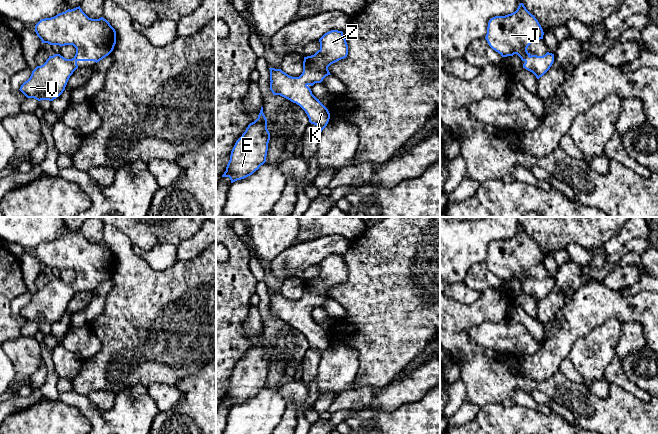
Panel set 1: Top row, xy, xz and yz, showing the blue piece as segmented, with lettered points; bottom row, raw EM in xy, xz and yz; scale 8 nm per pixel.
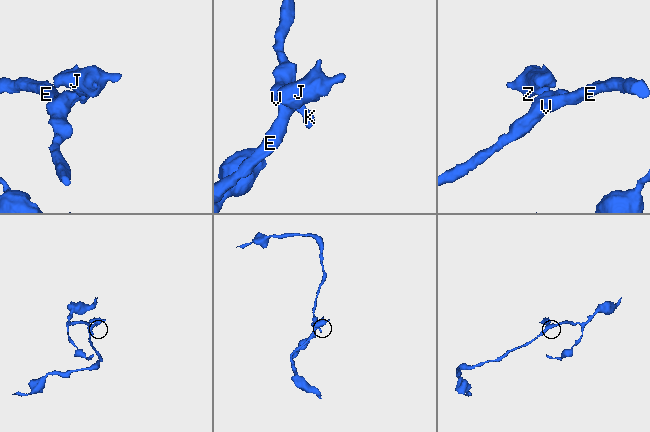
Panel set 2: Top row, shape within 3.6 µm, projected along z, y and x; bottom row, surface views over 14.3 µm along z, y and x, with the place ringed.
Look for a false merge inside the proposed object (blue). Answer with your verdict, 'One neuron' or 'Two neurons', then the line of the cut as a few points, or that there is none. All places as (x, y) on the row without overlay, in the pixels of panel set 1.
One neuron. No split

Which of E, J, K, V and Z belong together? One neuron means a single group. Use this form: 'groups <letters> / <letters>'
groups E J K V Z

